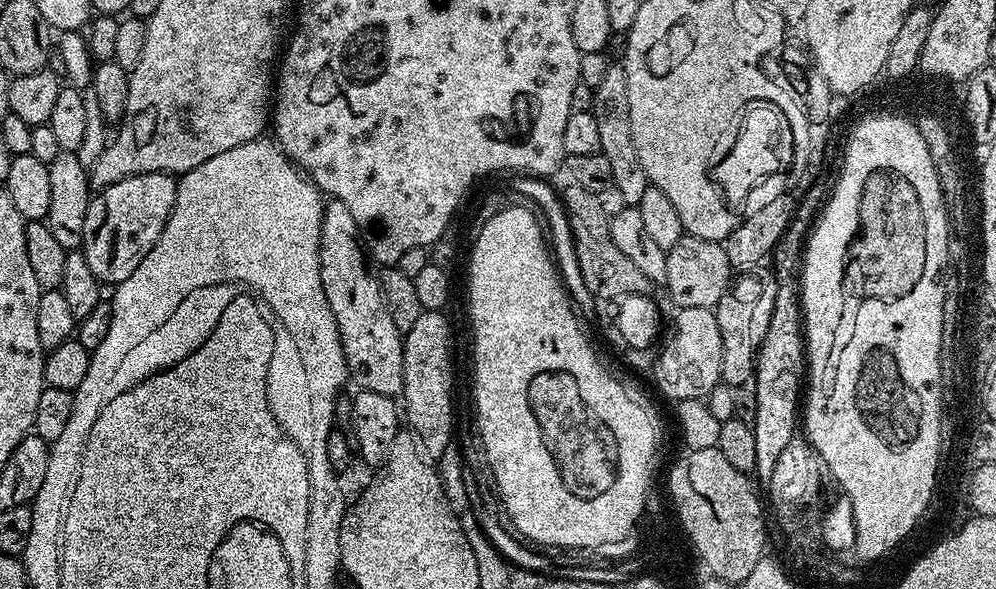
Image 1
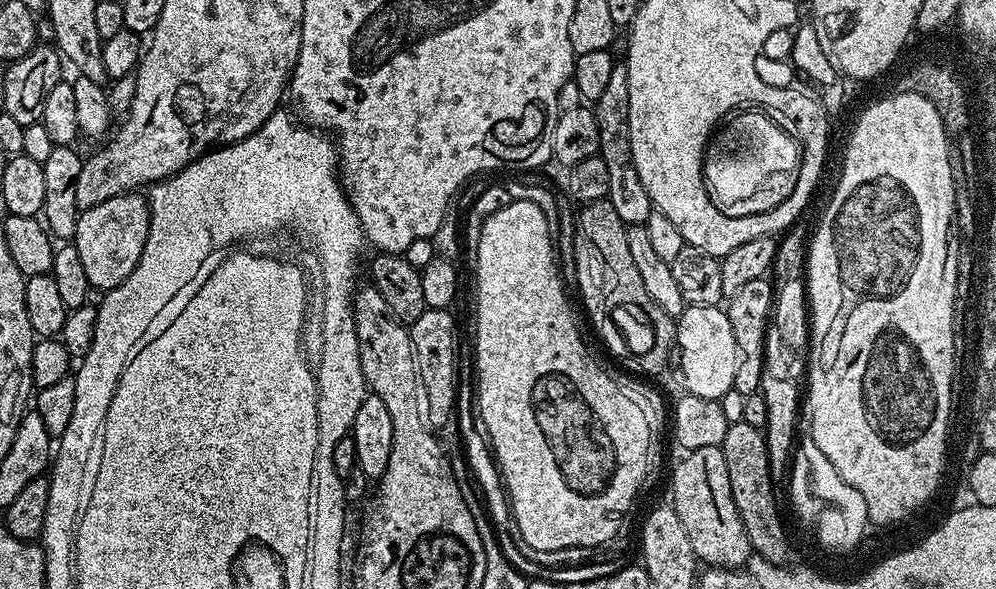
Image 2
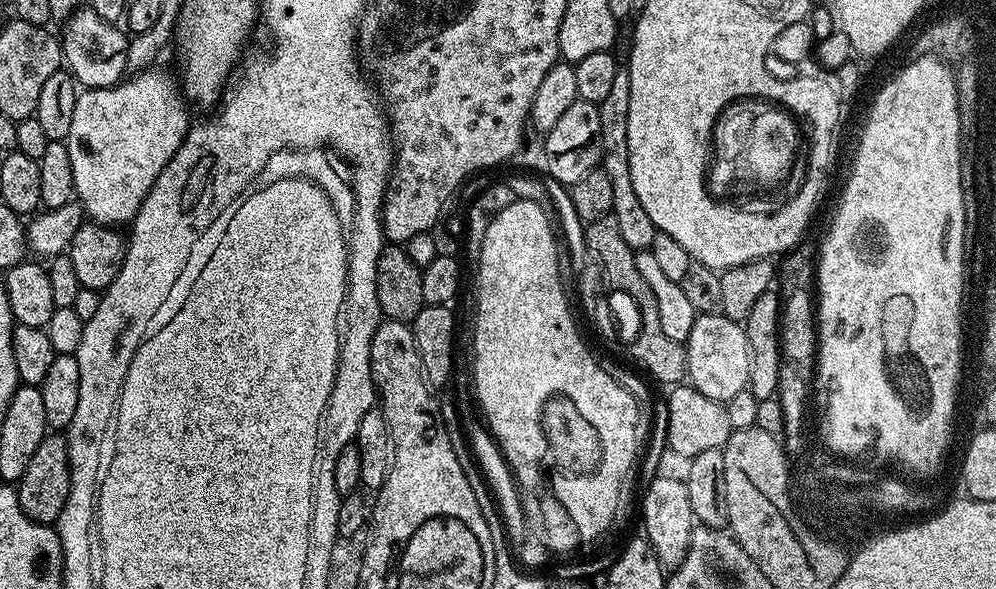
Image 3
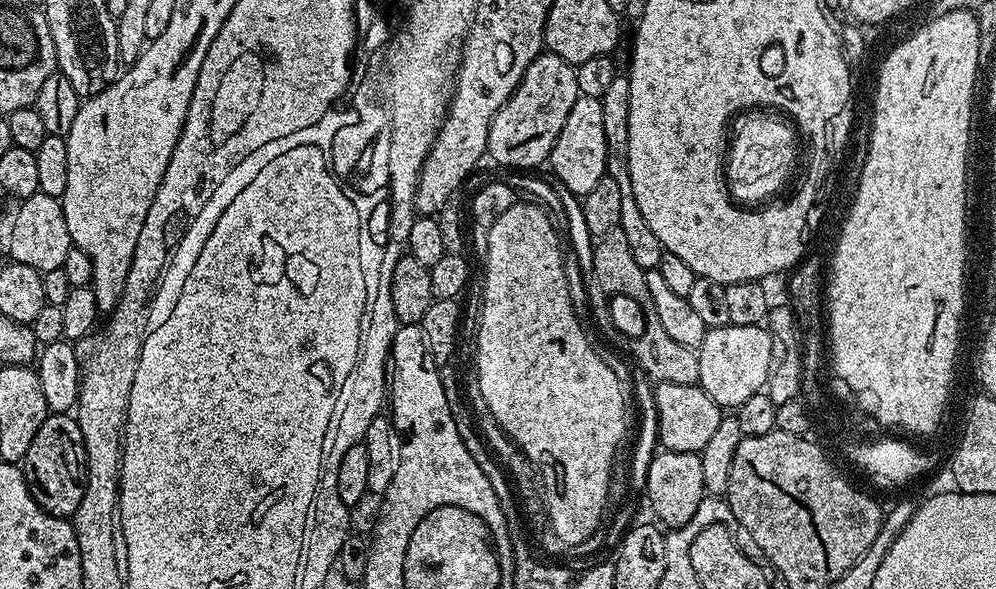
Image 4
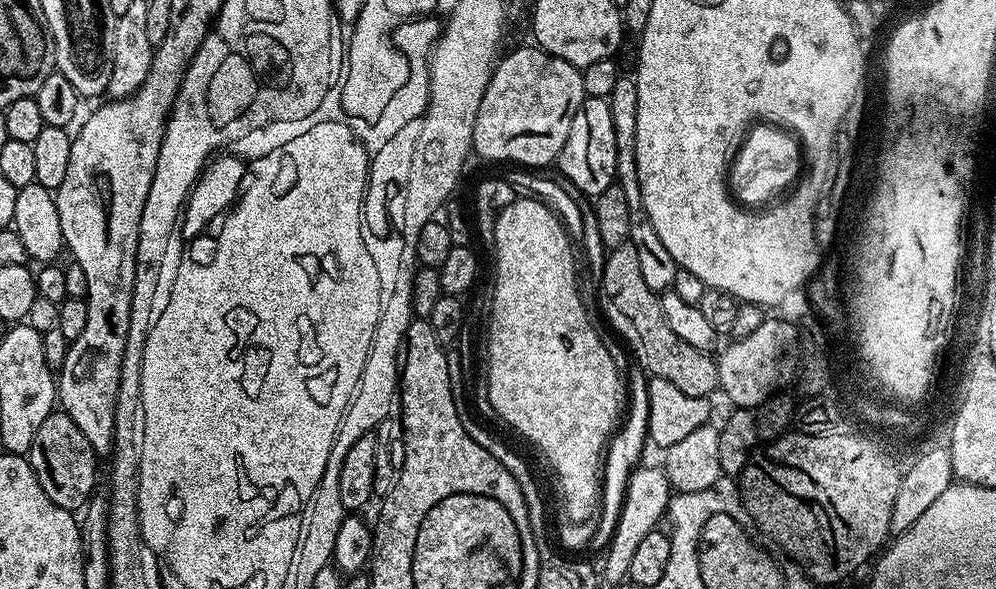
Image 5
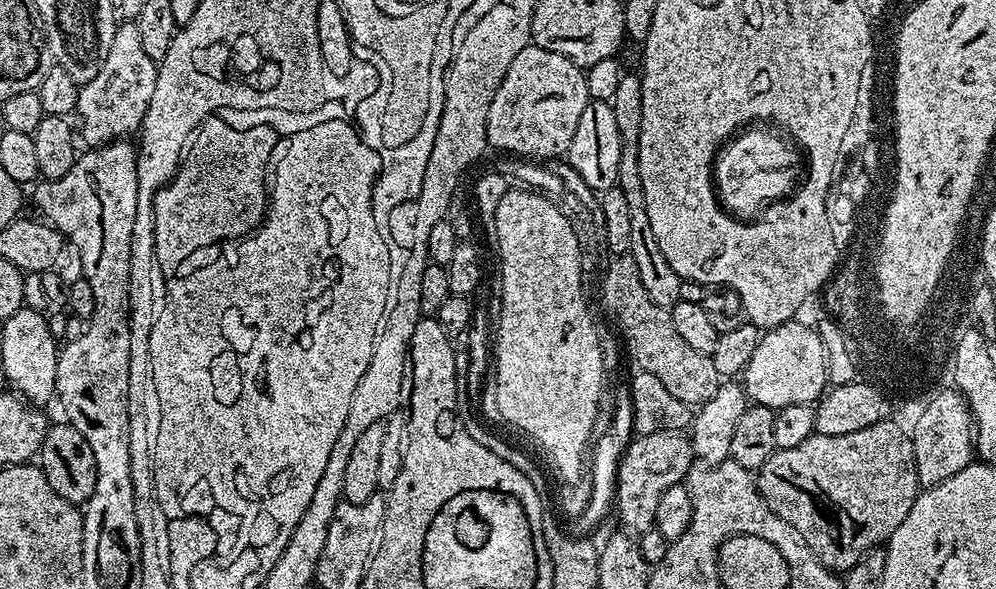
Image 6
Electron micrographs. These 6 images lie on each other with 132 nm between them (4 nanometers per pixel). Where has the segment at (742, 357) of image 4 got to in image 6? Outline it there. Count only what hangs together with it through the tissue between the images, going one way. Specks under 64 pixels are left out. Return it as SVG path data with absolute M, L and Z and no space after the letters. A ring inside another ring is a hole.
M795 322L779 324L761 335L754 356L742 373L742 385L747 399L773 410L782 406L810 404L820 399L828 384L828 362L815 328Z

